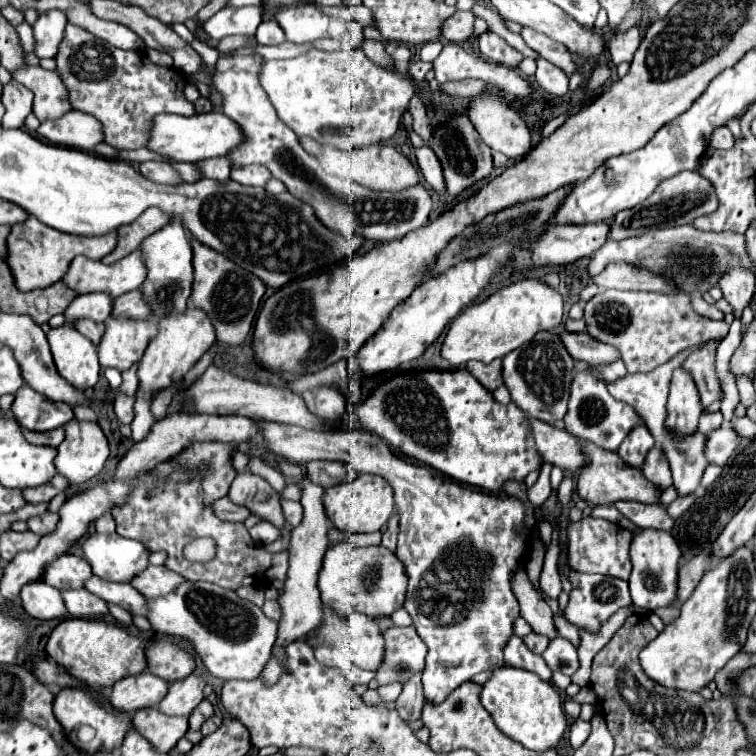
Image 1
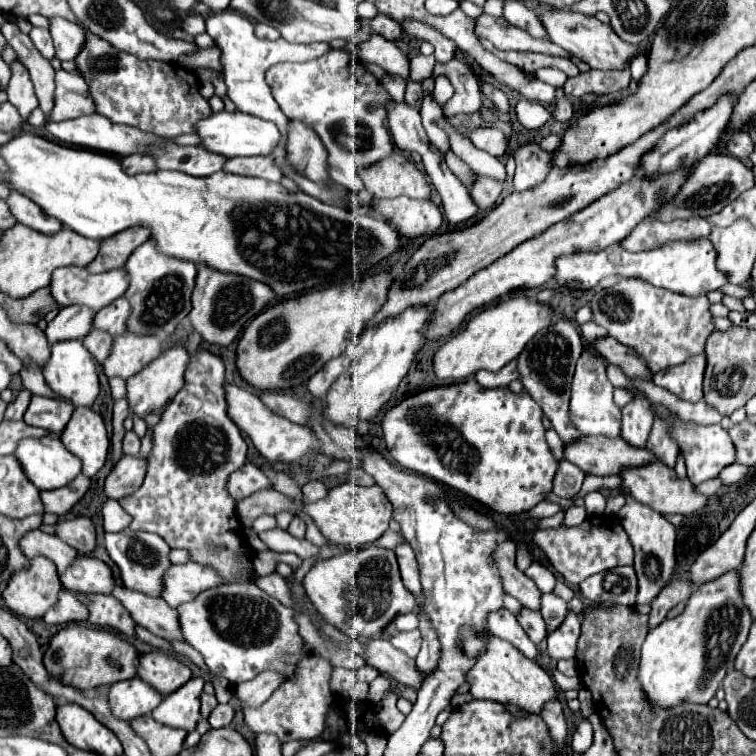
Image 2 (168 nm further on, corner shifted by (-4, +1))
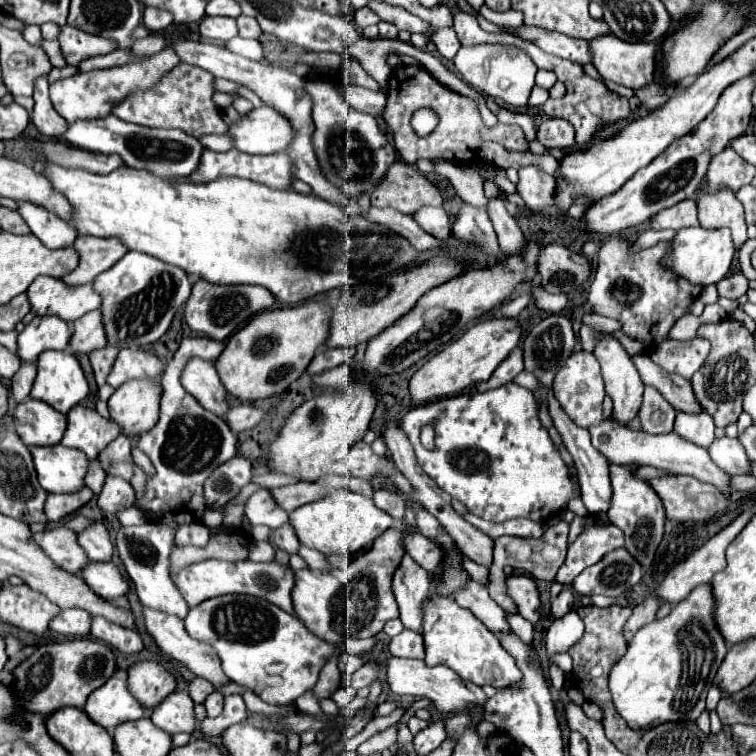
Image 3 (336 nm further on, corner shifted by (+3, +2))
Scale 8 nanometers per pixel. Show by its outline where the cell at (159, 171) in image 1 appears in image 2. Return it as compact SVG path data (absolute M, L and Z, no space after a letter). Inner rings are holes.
M132 154L120 160L120 164L124 166L126 174L138 174L138 172L152 172L156 170L156 164L152 160L152 156L142 156L142 154Z

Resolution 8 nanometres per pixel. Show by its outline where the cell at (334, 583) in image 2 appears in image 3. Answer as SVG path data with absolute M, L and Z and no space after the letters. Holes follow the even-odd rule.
M391 527L371 549L351 557L347 567L329 567L325 571L301 569L295 571L293 607L305 627L329 643L345 643L351 637L373 637L389 619L399 617L399 607L391 591L393 571L405 555L401 547L401 531Z

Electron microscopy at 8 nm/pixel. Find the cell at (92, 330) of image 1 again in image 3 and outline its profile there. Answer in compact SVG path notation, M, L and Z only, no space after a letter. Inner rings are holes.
M105 345L103 349L97 349L97 351L91 351L89 353L89 361L91 361L91 367L93 367L93 373L95 373L95 381L97 385L103 385L105 383L105 377L117 357L119 349L113 347L113 345Z

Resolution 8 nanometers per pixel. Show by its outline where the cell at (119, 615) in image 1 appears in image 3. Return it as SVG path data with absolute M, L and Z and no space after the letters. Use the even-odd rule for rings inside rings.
M173 691L163 703L153 707L151 721L169 735L193 733L197 727L193 699L189 697L187 691Z

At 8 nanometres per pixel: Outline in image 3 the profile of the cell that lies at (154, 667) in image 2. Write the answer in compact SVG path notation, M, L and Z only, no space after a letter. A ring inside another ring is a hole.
M137 661L127 669L129 691L143 703L143 707L153 709L169 693L175 691L175 677L157 661Z

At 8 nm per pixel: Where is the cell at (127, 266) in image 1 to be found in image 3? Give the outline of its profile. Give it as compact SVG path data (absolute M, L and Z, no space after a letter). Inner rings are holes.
M47 275L37 277L29 285L27 295L29 295L31 309L37 315L57 315L57 317L61 317L65 321L75 321L81 315L85 315L87 311L93 311L93 309L99 309L101 307L101 295L97 295L93 291L93 283L85 283L85 285L71 287L71 285L65 285L63 279L55 279L55 277L47 277Z

